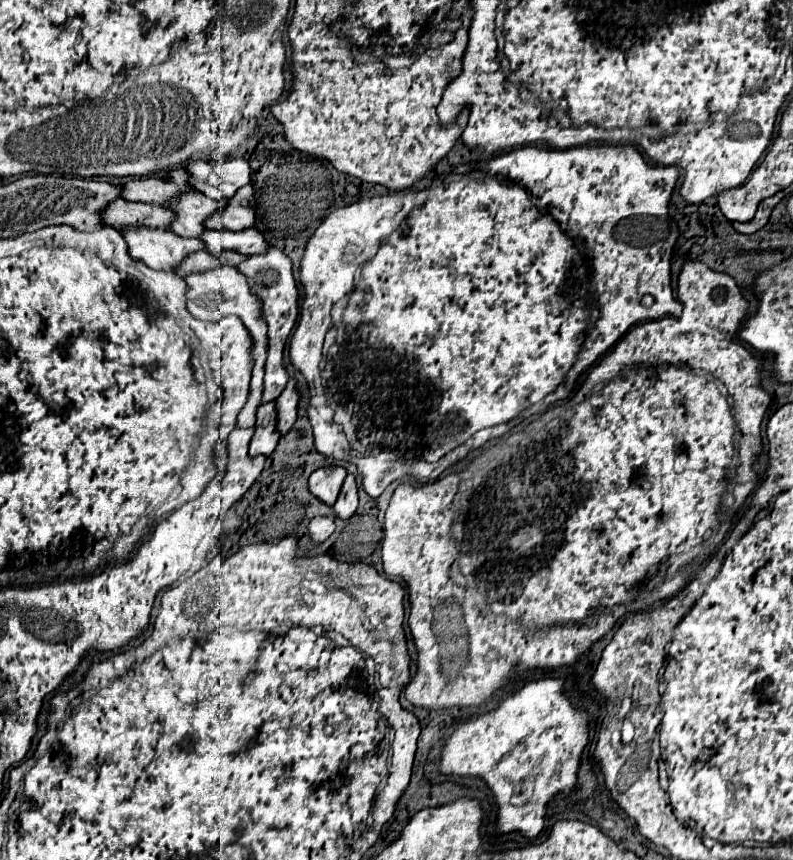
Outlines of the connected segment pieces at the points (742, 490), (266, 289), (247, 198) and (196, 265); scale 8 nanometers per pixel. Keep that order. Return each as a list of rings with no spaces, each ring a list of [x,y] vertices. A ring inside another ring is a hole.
[[[688,261],[684,263],[684,269],[678,279],[678,301],[684,305],[684,313],[680,319],[664,317],[656,321],[642,323],[634,327],[614,349],[610,355],[606,355],[598,367],[594,369],[594,391],[604,387],[602,391],[594,393],[590,399],[582,399],[582,403],[574,403],[574,397],[568,399],[560,407],[552,407],[542,415],[542,419],[530,423],[524,431],[510,435],[500,447],[496,457],[479,456],[473,459],[462,470],[454,471],[449,475],[438,479],[436,483],[428,485],[400,485],[386,509],[384,520],[384,541],[382,541],[382,563],[388,577],[400,575],[406,589],[408,589],[408,601],[410,601],[410,633],[416,647],[416,675],[408,681],[404,687],[406,699],[422,709],[444,709],[444,707],[478,707],[488,697],[492,697],[494,691],[508,685],[510,675],[526,669],[546,669],[546,667],[564,667],[576,663],[576,659],[590,649],[594,641],[598,641],[602,635],[610,631],[610,625],[614,625],[614,619],[622,619],[626,613],[644,609],[644,601],[648,595],[654,593],[654,589],[660,585],[662,575],[674,575],[678,569],[685,567],[694,568],[699,566],[706,558],[703,555],[711,555],[715,548],[703,548],[704,533],[718,527],[720,521],[720,505],[724,501],[724,493],[734,483],[732,477],[732,457],[738,453],[740,467],[736,469],[736,485],[732,485],[730,495],[736,501],[736,507],[742,507],[750,491],[756,487],[756,473],[752,471],[752,465],[756,455],[762,449],[762,437],[760,437],[760,423],[764,419],[764,413],[770,405],[770,395],[760,387],[760,369],[758,365],[762,359],[754,357],[738,339],[738,327],[748,311],[748,301],[742,299],[742,293],[732,277],[726,273],[716,273],[708,269],[700,261]],[[704,373],[710,373],[714,379],[722,381],[728,387],[728,393],[732,397],[732,409],[728,401],[720,395],[716,383],[706,377]],[[734,421],[740,431],[738,441],[734,439]]]
[[[274,247],[262,255],[252,255],[244,259],[242,263],[236,265],[236,269],[246,277],[250,291],[260,291],[258,299],[262,301],[262,317],[268,325],[268,359],[264,367],[264,391],[260,401],[260,405],[264,405],[268,401],[274,401],[282,393],[282,387],[288,383],[288,373],[282,365],[282,351],[298,319],[298,287],[292,277],[290,259],[280,249],[274,249]]]
[[[250,185],[238,189],[238,193],[226,201],[224,207],[214,211],[210,219],[206,219],[206,229],[230,229],[242,231],[254,225],[254,189]]]
[[[194,251],[184,257],[184,261],[174,269],[174,273],[186,277],[194,271],[208,271],[210,267],[216,267],[216,257],[210,255],[208,251]]]

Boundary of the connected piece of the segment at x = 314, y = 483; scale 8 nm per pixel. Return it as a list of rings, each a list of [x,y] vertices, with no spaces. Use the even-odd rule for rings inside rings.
[[[324,467],[324,469],[318,469],[310,475],[308,489],[324,505],[332,507],[338,499],[338,493],[340,493],[340,487],[342,487],[344,479],[346,479],[346,469],[344,467]]]

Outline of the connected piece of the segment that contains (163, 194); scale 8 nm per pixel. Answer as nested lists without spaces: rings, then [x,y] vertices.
[[[172,169],[164,177],[140,177],[122,183],[120,195],[126,201],[144,201],[166,205],[174,195],[180,195],[184,189],[190,189],[186,183],[184,169]]]

